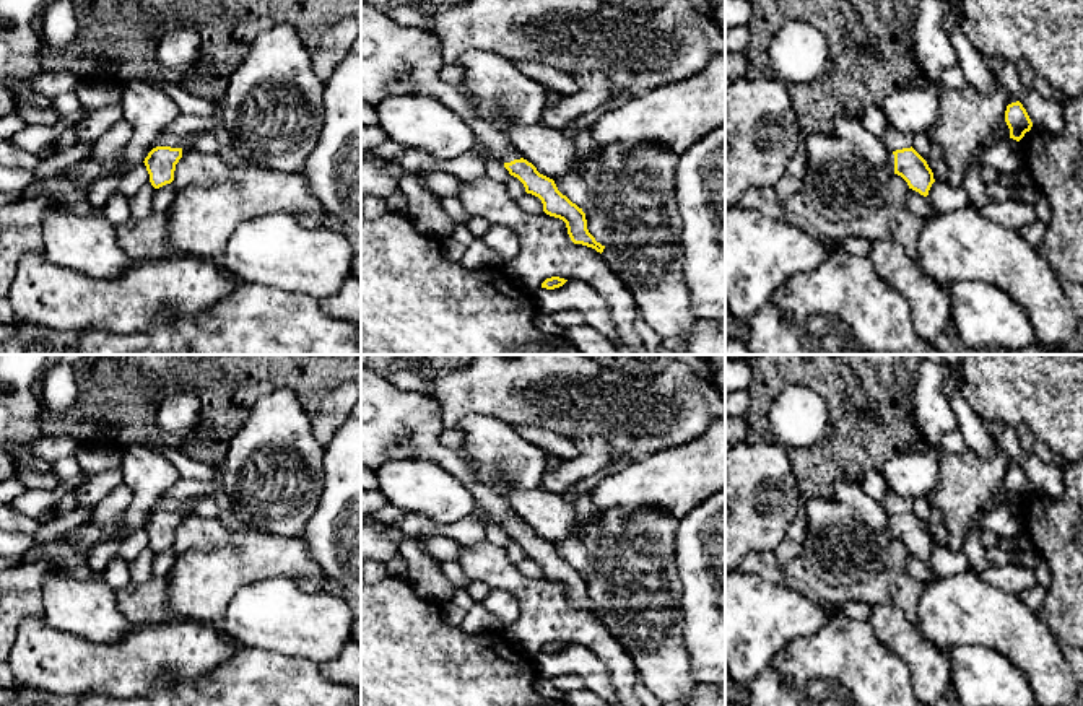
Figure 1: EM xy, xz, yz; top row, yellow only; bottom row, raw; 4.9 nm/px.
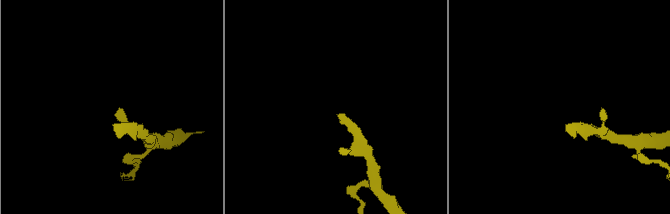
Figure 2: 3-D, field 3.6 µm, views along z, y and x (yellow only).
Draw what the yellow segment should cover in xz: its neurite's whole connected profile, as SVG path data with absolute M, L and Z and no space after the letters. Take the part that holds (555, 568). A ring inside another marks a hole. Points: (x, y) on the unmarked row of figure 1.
M361 366L361 465L376 472L390 459L429 459L439 464L470 490L475 504L524 548L527 558L542 564L546 579L566 587L574 608L602 618L605 610L589 597L582 573L522 522L502 491L488 485L498 478L520 490L538 488L546 472L545 449L493 415L468 413L459 426L467 438L463 451L441 442L442 423L429 395L402 390Z

